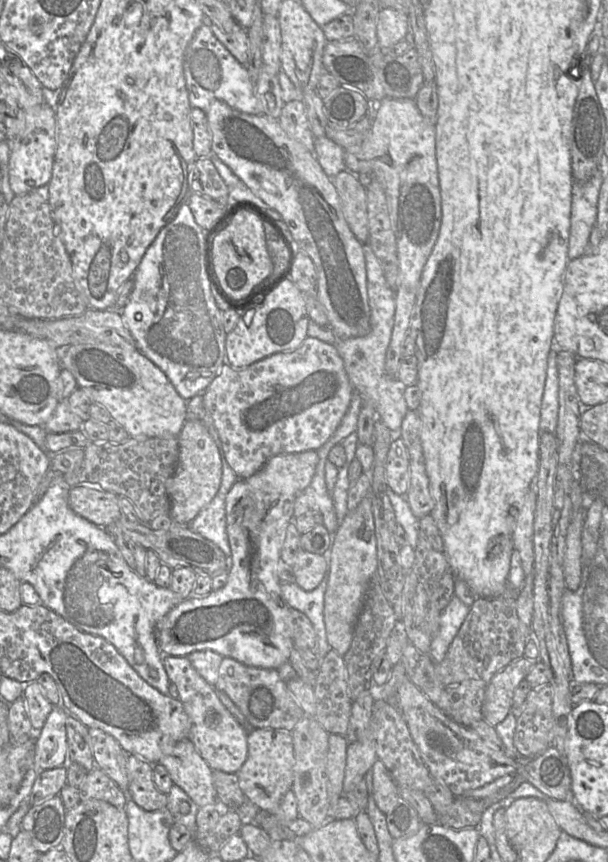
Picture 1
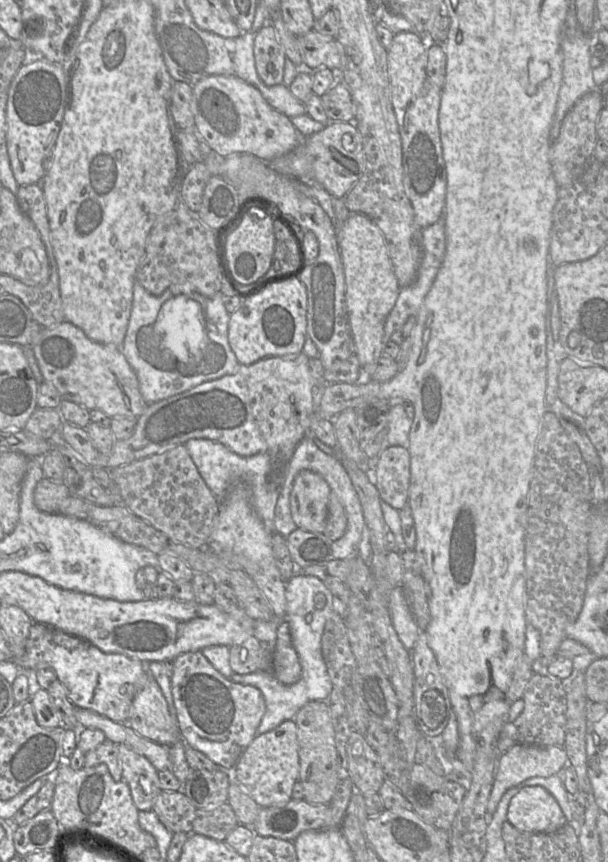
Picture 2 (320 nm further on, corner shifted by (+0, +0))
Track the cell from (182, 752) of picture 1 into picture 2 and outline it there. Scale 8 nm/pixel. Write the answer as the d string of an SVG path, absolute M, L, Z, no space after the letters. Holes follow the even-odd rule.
M149 674L145 686L135 695L126 722L136 733L170 747L182 740L177 719L173 719L157 682Z

